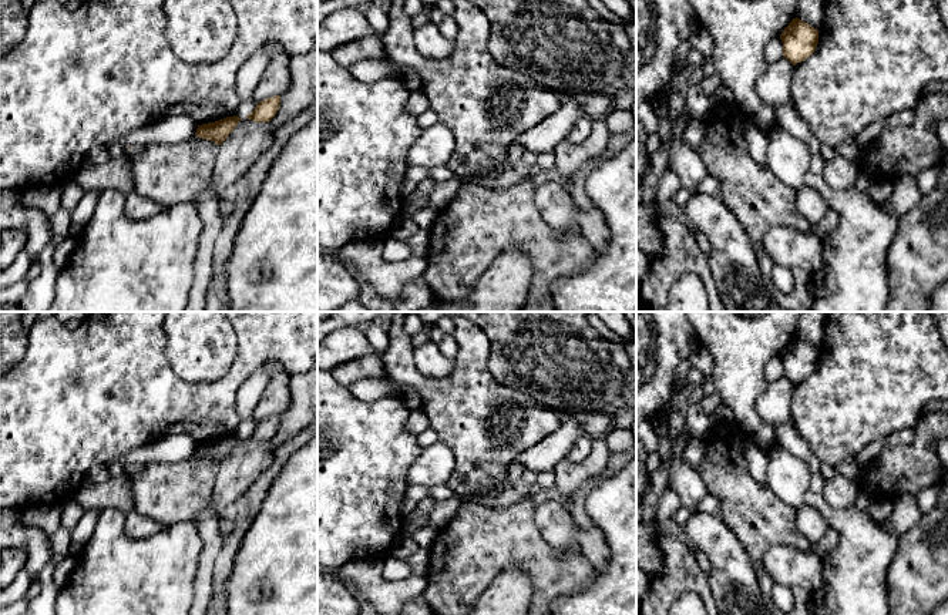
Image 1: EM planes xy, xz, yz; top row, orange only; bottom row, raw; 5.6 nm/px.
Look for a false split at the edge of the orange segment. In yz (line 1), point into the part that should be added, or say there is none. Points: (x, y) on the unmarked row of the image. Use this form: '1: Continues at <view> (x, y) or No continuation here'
1: No continuation here

